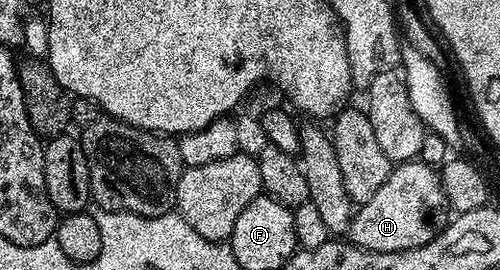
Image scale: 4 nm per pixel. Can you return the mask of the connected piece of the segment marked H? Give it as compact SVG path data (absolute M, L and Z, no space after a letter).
M400 162L393 167L386 182L382 182L382 186L374 194L374 198L370 198L370 202L359 205L358 210L353 211L346 236L351 243L366 250L405 252L411 248L426 246L434 237L444 231L449 220L450 205L444 193L444 185L440 183L439 171L428 164Z

